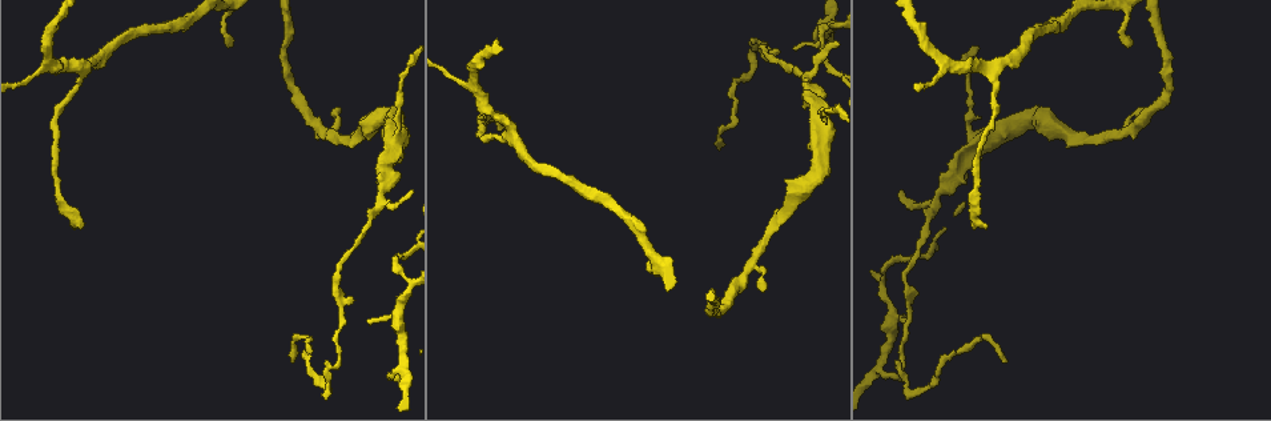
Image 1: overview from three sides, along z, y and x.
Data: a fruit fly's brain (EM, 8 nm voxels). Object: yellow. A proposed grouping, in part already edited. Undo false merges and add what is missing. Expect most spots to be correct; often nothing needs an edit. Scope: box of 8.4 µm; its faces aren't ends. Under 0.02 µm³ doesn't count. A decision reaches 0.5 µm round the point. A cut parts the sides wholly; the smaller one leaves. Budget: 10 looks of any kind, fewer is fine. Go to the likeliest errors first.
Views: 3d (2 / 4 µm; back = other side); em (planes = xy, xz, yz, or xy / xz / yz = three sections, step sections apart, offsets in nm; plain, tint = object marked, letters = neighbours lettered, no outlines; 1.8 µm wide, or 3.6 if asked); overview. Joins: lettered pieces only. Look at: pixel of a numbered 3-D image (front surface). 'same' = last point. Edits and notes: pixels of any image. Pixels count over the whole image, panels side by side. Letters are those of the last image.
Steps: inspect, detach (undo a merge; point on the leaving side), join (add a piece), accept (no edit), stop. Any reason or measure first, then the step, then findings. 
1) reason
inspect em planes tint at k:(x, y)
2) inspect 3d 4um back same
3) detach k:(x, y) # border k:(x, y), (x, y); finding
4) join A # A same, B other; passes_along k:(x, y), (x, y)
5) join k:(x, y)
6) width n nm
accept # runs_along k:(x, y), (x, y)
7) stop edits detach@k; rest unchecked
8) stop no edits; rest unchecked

inspect em xz step 4 letters at 1:(901, 321)

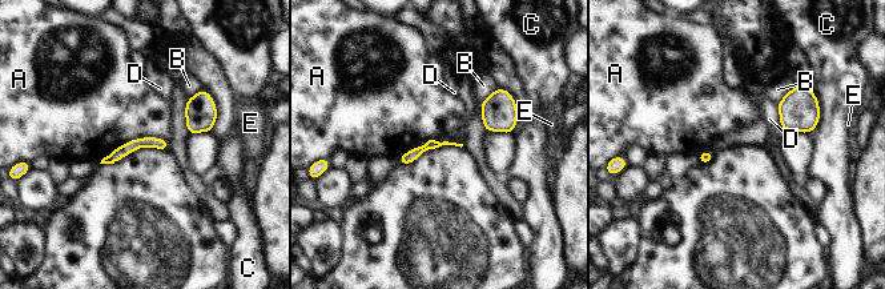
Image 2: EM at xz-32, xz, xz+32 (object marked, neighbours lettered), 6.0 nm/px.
inspect em planes letters same

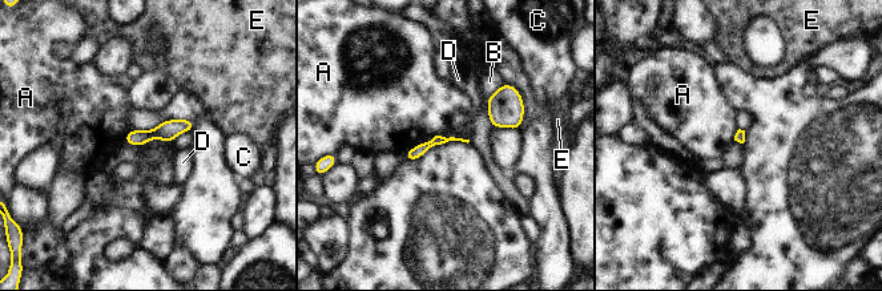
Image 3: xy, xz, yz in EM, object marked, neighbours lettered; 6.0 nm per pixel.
accept # A other, B other, C other, D other, E other; border 3:(425, 140), (405, 153); no lettered piece goes on from it

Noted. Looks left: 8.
thin end
inspect 3d 2um at 1:(341, 108)

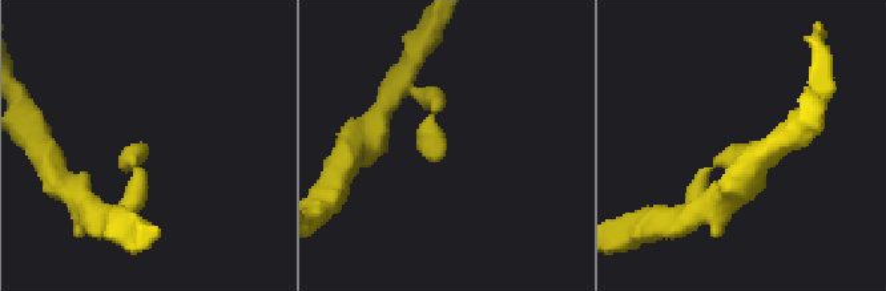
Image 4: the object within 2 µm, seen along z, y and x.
inspect em planes letters at 4:(141, 141)

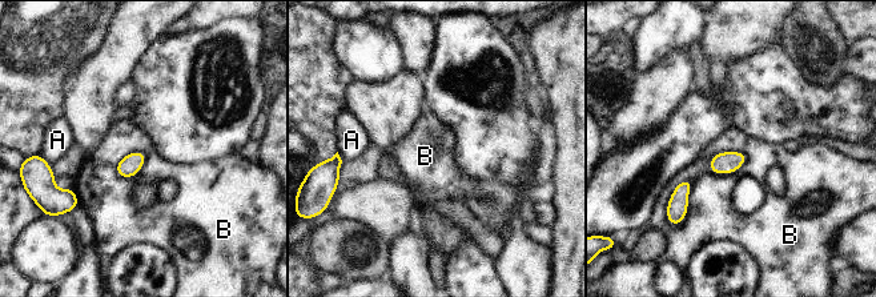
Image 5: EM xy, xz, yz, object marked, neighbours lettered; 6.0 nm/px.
width 140 nm
accept # A other, B other; border 5:(747, 155), (718, 152), (708, 168); no lettered piece goes on from it

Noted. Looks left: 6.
branch stops here
inspect 3d 4um at 1:(232, 38)

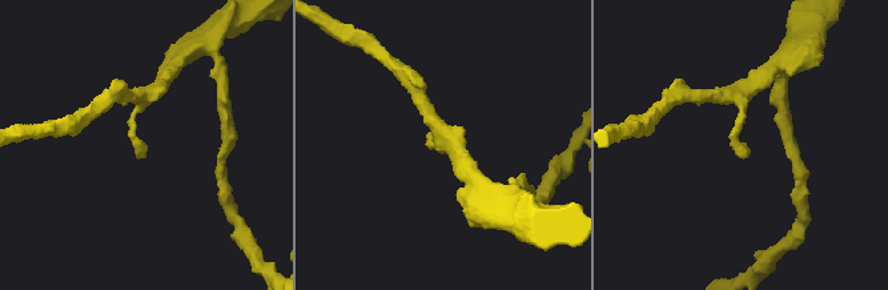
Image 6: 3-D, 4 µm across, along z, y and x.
need the tissue
inspect em 3.6um planes letters at 6:(441, 153)

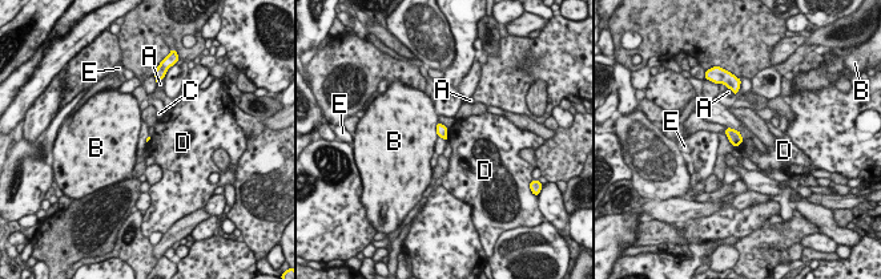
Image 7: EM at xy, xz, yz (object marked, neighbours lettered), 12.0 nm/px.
longest_contact B 190 nm
accept # A other, B other, C other, D other, E other; border 7:(449, 128), (446, 140); no lettered piece goes on from it

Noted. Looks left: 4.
end of a long branch
inspect em xy step 16 tint at 1:(987, 225)

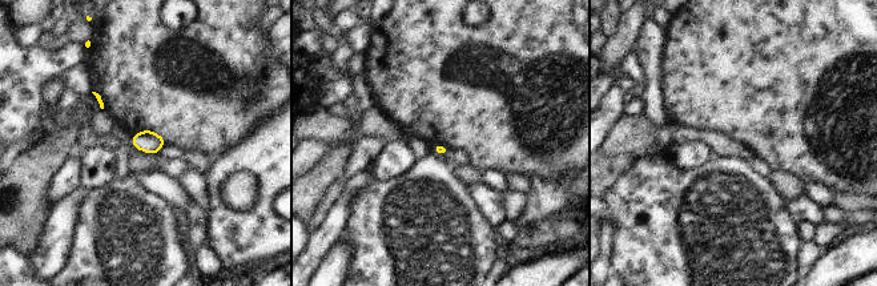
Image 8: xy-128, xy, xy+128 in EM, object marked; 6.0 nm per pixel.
another direction
inspect em yz step 4 letters same

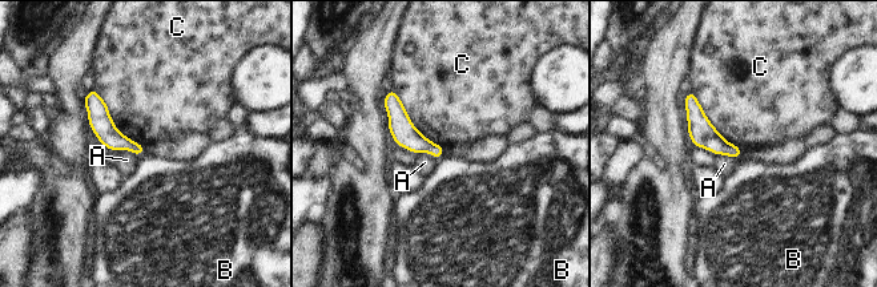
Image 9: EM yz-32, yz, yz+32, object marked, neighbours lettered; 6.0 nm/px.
width 100 nm
accept # A other, B other, C other; no lettered piece goes on from it

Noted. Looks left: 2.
stop no edits; rest unchecked

